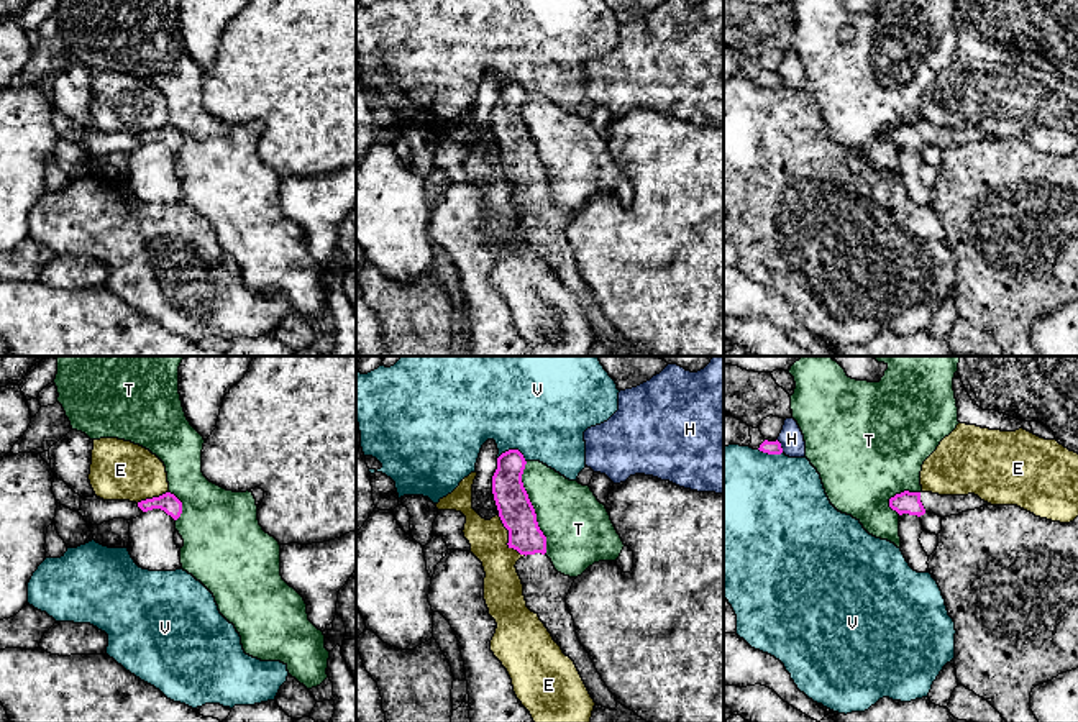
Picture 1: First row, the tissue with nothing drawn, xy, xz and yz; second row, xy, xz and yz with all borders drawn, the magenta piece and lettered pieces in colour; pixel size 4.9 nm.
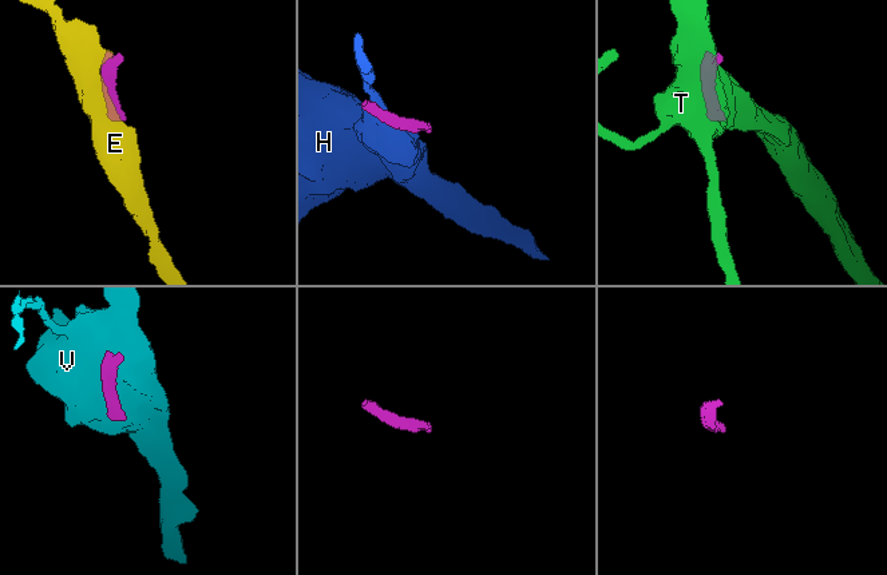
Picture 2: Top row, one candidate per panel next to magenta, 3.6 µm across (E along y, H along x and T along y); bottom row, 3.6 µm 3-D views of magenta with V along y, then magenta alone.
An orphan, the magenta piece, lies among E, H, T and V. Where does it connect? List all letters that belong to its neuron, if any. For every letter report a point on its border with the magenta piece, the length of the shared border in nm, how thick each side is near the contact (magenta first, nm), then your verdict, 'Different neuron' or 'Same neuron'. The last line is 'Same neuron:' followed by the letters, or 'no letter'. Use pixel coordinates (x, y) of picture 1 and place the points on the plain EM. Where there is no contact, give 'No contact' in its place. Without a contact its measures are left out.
E: Touches magenta at xz (509, 171). Shared border 240 nm. Thickness 170 nm (magenta) against 190 nm. Different neuron
H: Touches magenta at yz (780, 79). Shared border 70 nm. Thickness 60 nm (magenta) against 120 nm. Different neuron
T: Touches magenta at xz (532, 140). Shared border 460 nm. Thickness 170 nm (magenta) against 320 nm. Different neuron
V: Touches magenta at xz (514, 82). Shared border 150 nm. Thickness 160 nm (magenta) against 440 nm. Different neuron
Same neuron: no letter

